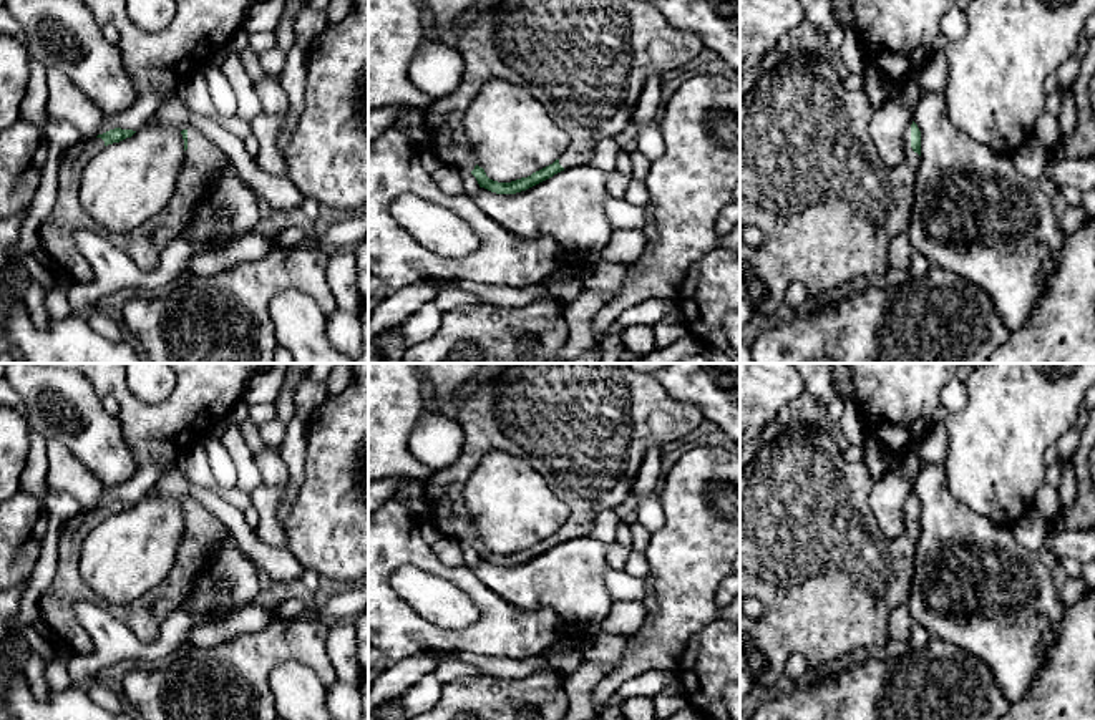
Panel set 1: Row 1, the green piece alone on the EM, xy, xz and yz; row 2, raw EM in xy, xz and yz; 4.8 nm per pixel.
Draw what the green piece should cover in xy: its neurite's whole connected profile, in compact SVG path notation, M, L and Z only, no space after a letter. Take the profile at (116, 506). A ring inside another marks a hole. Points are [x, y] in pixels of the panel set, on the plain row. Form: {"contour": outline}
{"contour": "M114 499L96 509L71 518L58 544L56 574L40 597L40 619L75 655L90 655L95 644L75 615L75 604L88 601L103 604L80 576L80 552L86 536L108 516L131 509L136 503Z"}

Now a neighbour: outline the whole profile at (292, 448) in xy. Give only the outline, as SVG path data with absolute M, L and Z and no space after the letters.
M292 418L287 425L285 436L277 453L284 460L289 471L289 491L285 501L277 509L277 518L284 524L292 504L297 499L299 489L305 474L305 438L309 425L299 418Z

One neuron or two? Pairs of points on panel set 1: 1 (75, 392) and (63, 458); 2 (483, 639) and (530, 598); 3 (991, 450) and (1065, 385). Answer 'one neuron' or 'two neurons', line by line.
1: two neurons
2: two neurons
3: one neuron

